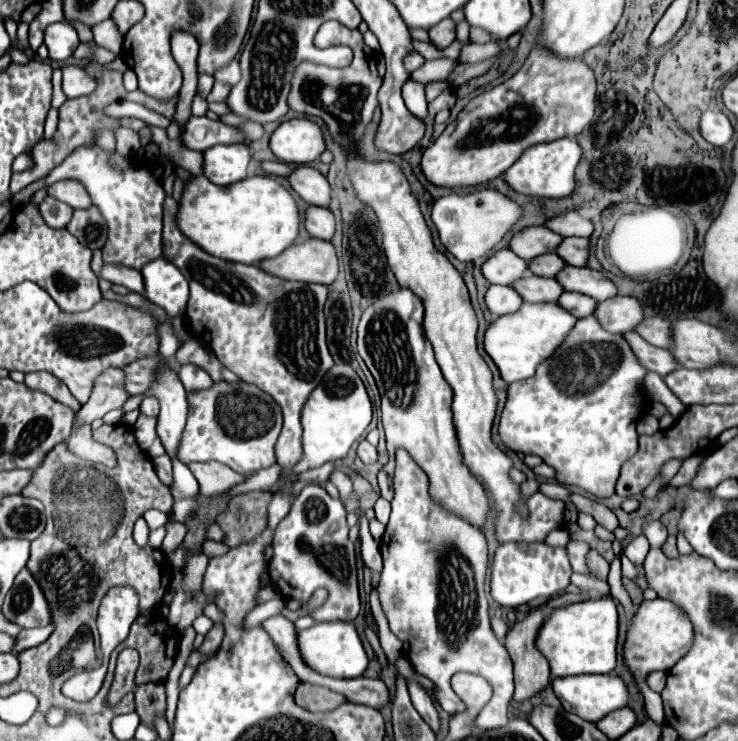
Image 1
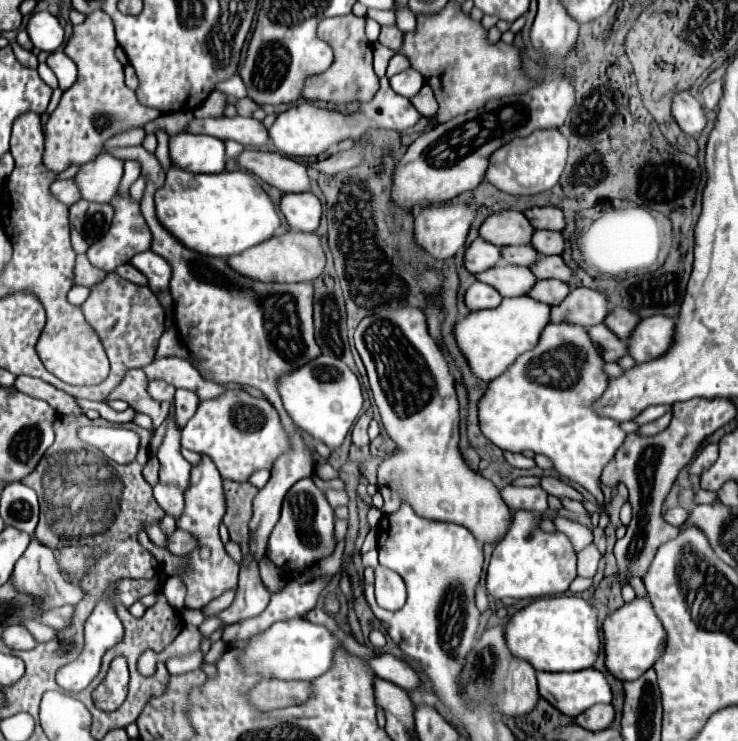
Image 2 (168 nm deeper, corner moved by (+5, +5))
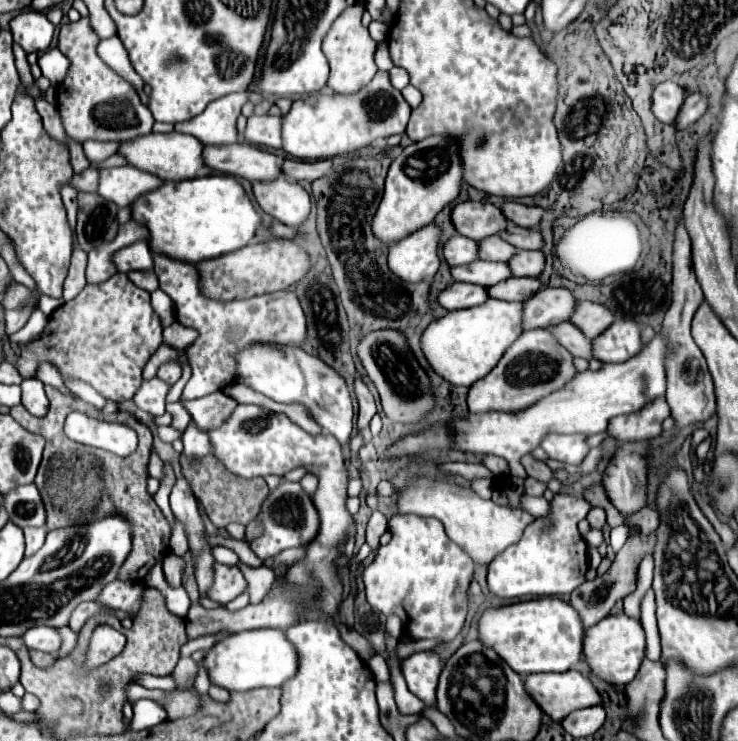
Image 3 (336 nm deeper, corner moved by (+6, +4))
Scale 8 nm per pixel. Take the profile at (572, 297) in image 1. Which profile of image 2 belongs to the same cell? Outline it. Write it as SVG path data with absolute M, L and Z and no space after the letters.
M537 281L535 287L531 287L531 291L527 293L529 297L533 297L535 301L547 303L547 305L559 305L569 293L569 285L567 283L559 283L559 281Z

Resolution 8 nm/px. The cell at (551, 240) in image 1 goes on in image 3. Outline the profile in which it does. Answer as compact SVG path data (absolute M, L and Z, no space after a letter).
M490 202L458 204L452 212L452 220L458 234L472 238L476 242L488 236L500 236L500 232L506 230L510 224L508 218L502 214L502 210L492 206Z

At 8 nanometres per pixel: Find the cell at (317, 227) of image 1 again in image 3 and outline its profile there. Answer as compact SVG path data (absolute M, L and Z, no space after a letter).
M288 178L254 182L254 196L264 212L292 228L302 226L312 210L310 194Z

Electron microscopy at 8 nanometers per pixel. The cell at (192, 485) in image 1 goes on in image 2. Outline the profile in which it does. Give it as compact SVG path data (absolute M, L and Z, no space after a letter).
M157 483L157 485L153 487L153 493L155 493L155 499L157 499L159 507L177 521L179 515L183 513L183 507L185 507L183 491L177 489L177 487L173 489L171 485L161 485L161 483Z

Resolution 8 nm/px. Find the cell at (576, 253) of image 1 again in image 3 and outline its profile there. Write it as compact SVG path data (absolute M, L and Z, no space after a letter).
M510 224L510 228L502 232L502 238L518 250L542 250L544 246L544 238L536 228L520 228L516 224Z

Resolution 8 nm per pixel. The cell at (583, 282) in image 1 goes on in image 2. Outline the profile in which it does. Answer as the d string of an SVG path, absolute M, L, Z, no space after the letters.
M539 255L539 263L535 263L535 267L529 267L529 269L537 279L561 279L565 283L573 279L573 271L557 255L553 257Z

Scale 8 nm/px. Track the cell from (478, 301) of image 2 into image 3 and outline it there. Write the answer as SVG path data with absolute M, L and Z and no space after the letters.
M456 282L452 286L448 286L438 302L446 308L446 310L464 310L464 308L472 308L472 306L480 306L488 300L488 290L482 286L474 286L474 284L464 284L464 282Z

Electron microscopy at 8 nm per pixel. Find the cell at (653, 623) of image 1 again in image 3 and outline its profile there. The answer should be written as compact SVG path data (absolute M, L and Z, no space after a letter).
M624 612L606 616L604 620L594 624L592 628L588 628L586 636L584 636L586 662L590 664L592 672L598 678L602 678L614 686L624 686L636 678L642 658L644 658L644 652L646 652L646 632L642 628L642 622L626 616Z

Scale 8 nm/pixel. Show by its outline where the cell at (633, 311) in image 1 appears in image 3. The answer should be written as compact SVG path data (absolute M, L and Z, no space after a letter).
M546 286L538 296L524 302L524 324L532 328L552 328L552 324L568 322L578 308L576 296L568 288Z

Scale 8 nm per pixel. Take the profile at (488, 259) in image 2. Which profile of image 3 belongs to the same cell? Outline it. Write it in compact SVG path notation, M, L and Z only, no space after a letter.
M456 234L444 244L444 258L450 266L464 266L480 260L478 256L478 242L466 236Z

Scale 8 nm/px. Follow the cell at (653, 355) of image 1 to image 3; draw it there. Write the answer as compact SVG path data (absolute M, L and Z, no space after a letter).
M560 324L558 328L552 328L554 334L558 334L558 342L562 346L566 346L566 350L570 350L574 356L592 358L592 340L576 326L576 324Z

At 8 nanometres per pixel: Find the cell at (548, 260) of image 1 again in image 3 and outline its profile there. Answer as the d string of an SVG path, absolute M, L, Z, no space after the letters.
M490 236L490 240L480 240L480 258L494 262L510 262L510 258L518 250L498 236Z

